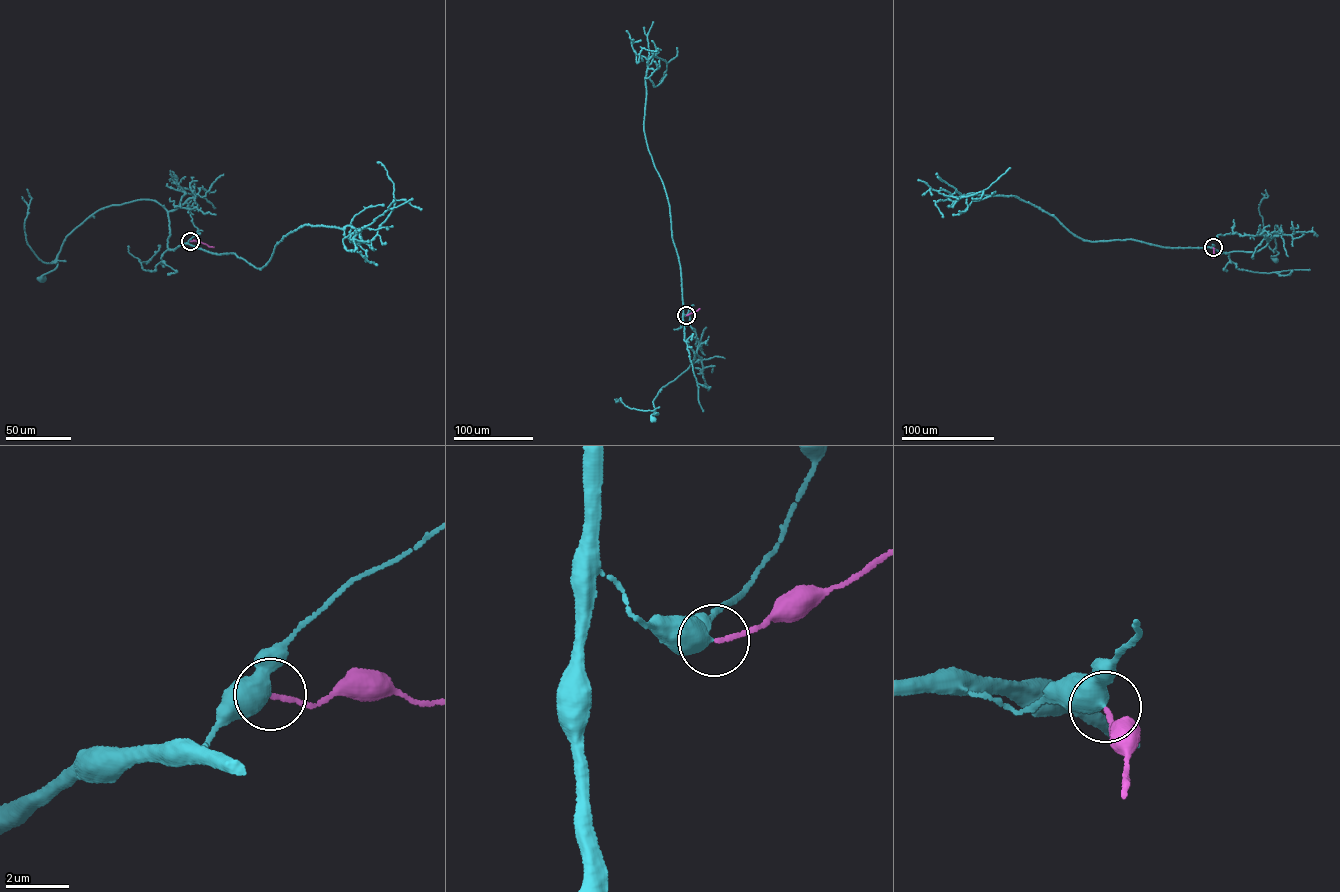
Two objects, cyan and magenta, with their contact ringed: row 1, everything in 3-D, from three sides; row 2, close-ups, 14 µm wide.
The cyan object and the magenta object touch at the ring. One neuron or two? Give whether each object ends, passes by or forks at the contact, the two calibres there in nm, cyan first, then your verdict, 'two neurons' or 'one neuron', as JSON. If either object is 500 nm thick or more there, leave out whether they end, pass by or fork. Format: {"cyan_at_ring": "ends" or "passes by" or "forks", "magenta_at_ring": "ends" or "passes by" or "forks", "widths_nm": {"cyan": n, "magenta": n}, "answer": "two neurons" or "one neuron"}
{"cyan_at_ring": "passes by", "magenta_at_ring": "ends", "widths_nm": {"cyan": 420, "magenta": 130}, "answer": "one neuron"}

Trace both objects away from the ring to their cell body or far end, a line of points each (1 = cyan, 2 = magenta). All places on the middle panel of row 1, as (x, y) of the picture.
1: (686, 315), (684, 336), (695, 358), (659, 390), (652, 418)
2: (686, 315), (699, 308)

